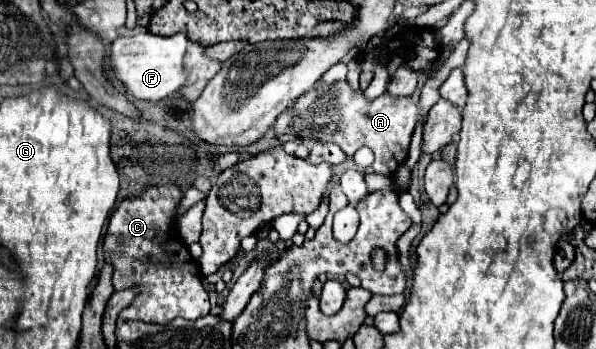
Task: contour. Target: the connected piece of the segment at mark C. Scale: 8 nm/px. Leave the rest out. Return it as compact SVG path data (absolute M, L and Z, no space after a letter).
M151 185L141 195L121 201L121 205L113 211L109 219L109 227L103 239L103 257L105 263L113 265L113 287L115 291L137 287L139 293L129 307L125 307L119 317L121 319L139 319L145 323L165 325L175 317L183 319L199 319L209 313L209 295L201 283L201 271L197 261L191 257L187 245L179 241L177 233L177 207L183 199L183 193L177 185Z

